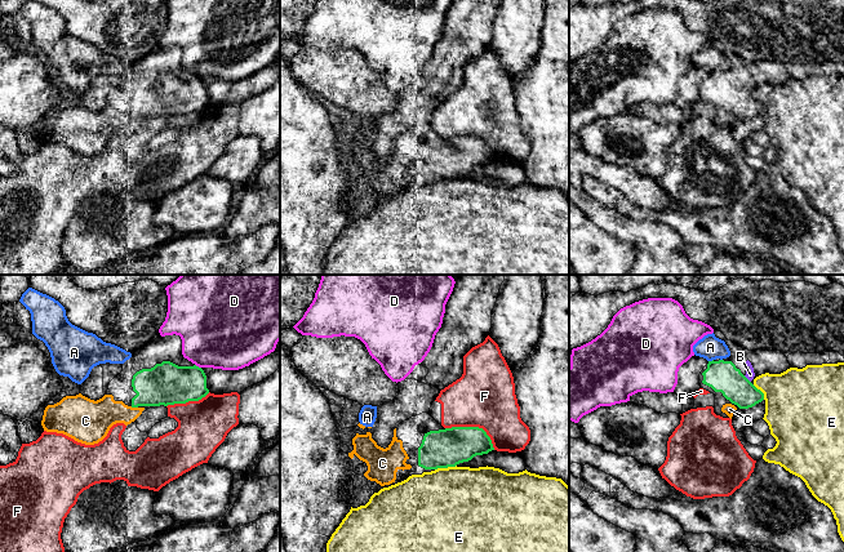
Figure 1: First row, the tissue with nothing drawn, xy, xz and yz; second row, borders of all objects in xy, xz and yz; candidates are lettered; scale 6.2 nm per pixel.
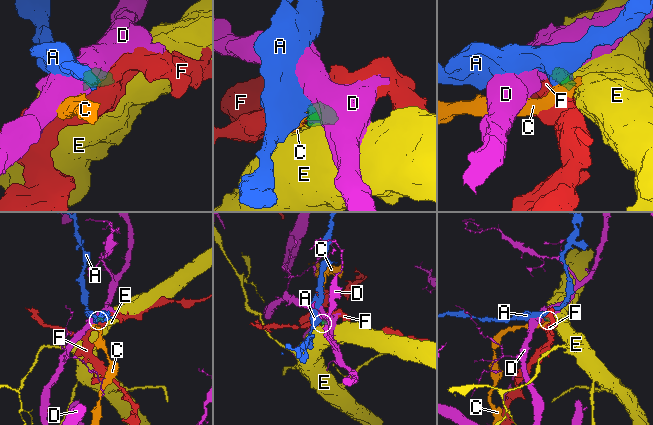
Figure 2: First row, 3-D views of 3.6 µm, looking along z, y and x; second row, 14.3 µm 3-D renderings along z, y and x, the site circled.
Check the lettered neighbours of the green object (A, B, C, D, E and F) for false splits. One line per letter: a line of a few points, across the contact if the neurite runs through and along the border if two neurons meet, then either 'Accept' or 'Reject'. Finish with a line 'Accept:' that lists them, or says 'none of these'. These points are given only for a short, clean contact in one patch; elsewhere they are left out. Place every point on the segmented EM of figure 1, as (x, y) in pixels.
A: Line: yz (713, 359), (709, 361). Reject
B: Line: yz (722, 375), (728, 379), (747, 379), (750, 374). Accept
C: Accept
D: Line: xy (195, 364), (200, 368). Reject
E: Line: xz (456, 464), (435, 470). Reject
F: Line: xz (445, 427), (480, 427), (489, 437), (494, 449). Reject
Accept: B, C

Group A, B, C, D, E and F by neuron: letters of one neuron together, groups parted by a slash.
A / B C / D / E / F

